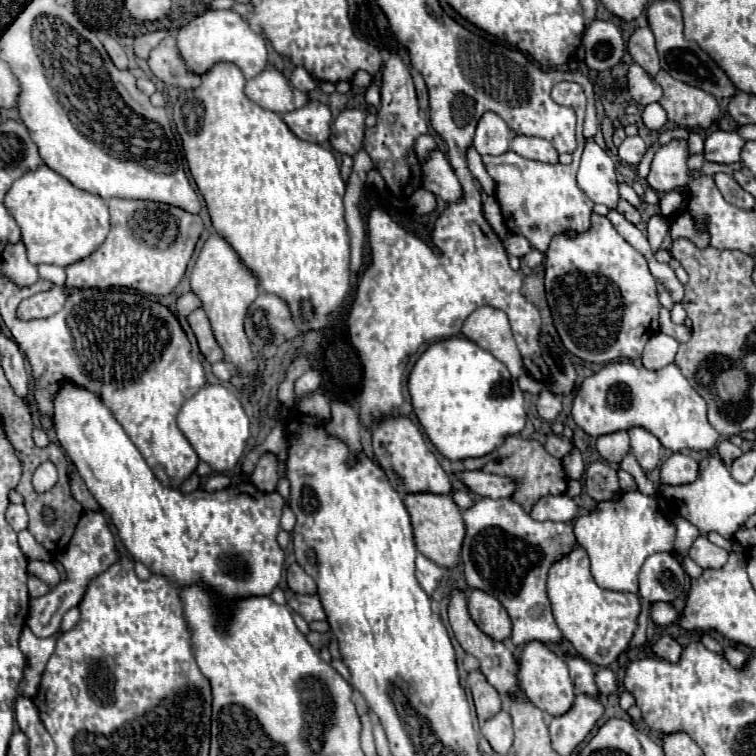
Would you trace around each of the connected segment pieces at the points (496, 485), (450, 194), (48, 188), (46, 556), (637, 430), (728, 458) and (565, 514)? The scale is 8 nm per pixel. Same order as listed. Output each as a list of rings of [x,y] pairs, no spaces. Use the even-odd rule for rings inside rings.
[[[459,471],[455,473],[461,483],[481,495],[481,497],[491,497],[491,499],[501,499],[501,497],[511,497],[515,491],[513,481],[509,481],[509,477],[497,477],[491,473],[483,473],[483,471]]]
[[[443,151],[433,153],[433,157],[423,163],[423,187],[445,203],[459,203],[463,199],[463,187]]]
[[[47,165],[25,173],[5,195],[5,207],[21,229],[21,241],[33,265],[51,263],[67,267],[93,253],[109,233],[107,201],[99,195],[77,189],[69,179]]]
[[[19,531],[19,547],[21,547],[21,551],[23,551],[23,555],[25,555],[27,559],[53,561],[51,553],[49,553],[43,545],[39,545],[29,531]]]
[[[631,427],[629,437],[631,437],[631,453],[635,455],[635,459],[643,467],[643,471],[651,473],[661,461],[659,439],[641,427]]]
[[[723,439],[723,441],[717,445],[717,451],[719,451],[719,457],[723,459],[725,465],[731,465],[737,457],[741,457],[741,449],[735,447],[729,439]]]
[[[549,495],[543,497],[535,507],[531,517],[537,521],[573,521],[579,513],[577,503],[569,495]]]

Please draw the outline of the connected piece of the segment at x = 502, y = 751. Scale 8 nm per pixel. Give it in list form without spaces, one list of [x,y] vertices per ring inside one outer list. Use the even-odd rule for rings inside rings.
[[[507,711],[497,713],[485,725],[481,727],[481,733],[485,739],[491,743],[493,751],[499,755],[507,755],[511,745],[513,745],[513,727],[511,727],[511,717]]]

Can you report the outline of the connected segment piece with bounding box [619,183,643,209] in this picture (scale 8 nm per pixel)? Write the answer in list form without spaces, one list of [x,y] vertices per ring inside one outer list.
[[[619,183],[619,193],[621,193],[621,197],[625,199],[625,201],[629,201],[633,207],[641,207],[641,199],[639,199],[639,195],[631,189],[631,185],[627,185],[627,183]]]

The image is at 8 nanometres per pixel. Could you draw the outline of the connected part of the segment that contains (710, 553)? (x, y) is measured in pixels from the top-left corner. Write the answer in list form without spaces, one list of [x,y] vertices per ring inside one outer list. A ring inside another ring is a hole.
[[[699,537],[699,539],[693,541],[689,557],[697,565],[701,565],[703,569],[719,569],[719,567],[723,567],[727,563],[729,551],[713,545],[707,537]]]

